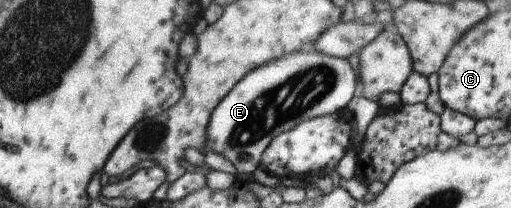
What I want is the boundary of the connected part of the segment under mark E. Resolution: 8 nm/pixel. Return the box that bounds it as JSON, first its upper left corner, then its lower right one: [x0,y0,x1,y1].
[206,47,356,174]

